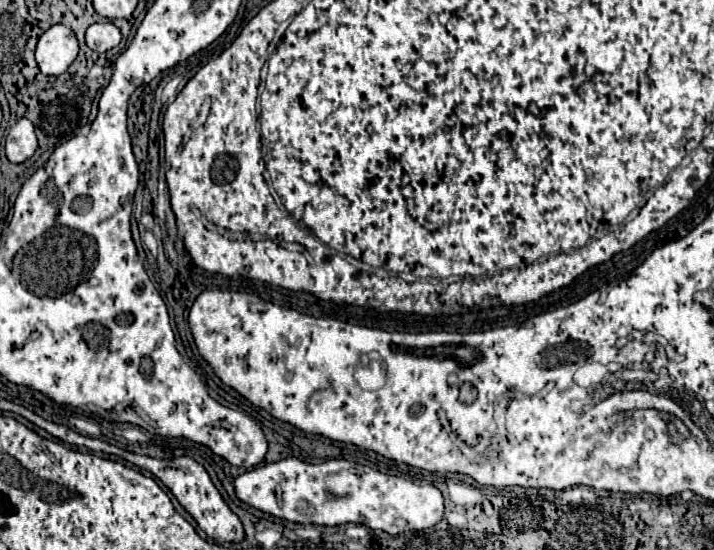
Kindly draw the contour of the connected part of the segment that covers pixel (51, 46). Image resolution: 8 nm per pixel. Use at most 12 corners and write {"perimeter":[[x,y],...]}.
{"perimeter":[[51,26],[37,42],[43,74],[63,74],[79,54],[71,28]]}

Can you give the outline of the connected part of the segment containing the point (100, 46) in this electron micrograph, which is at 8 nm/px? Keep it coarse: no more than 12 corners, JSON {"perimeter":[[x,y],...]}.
{"perimeter":[[95,22],[85,42],[95,52],[107,52],[121,42],[113,22]]}

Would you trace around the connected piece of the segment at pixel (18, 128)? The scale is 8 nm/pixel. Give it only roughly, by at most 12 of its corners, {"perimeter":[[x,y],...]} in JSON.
{"perimeter":[[21,118],[9,130],[5,154],[21,164],[37,150],[35,126]]}

